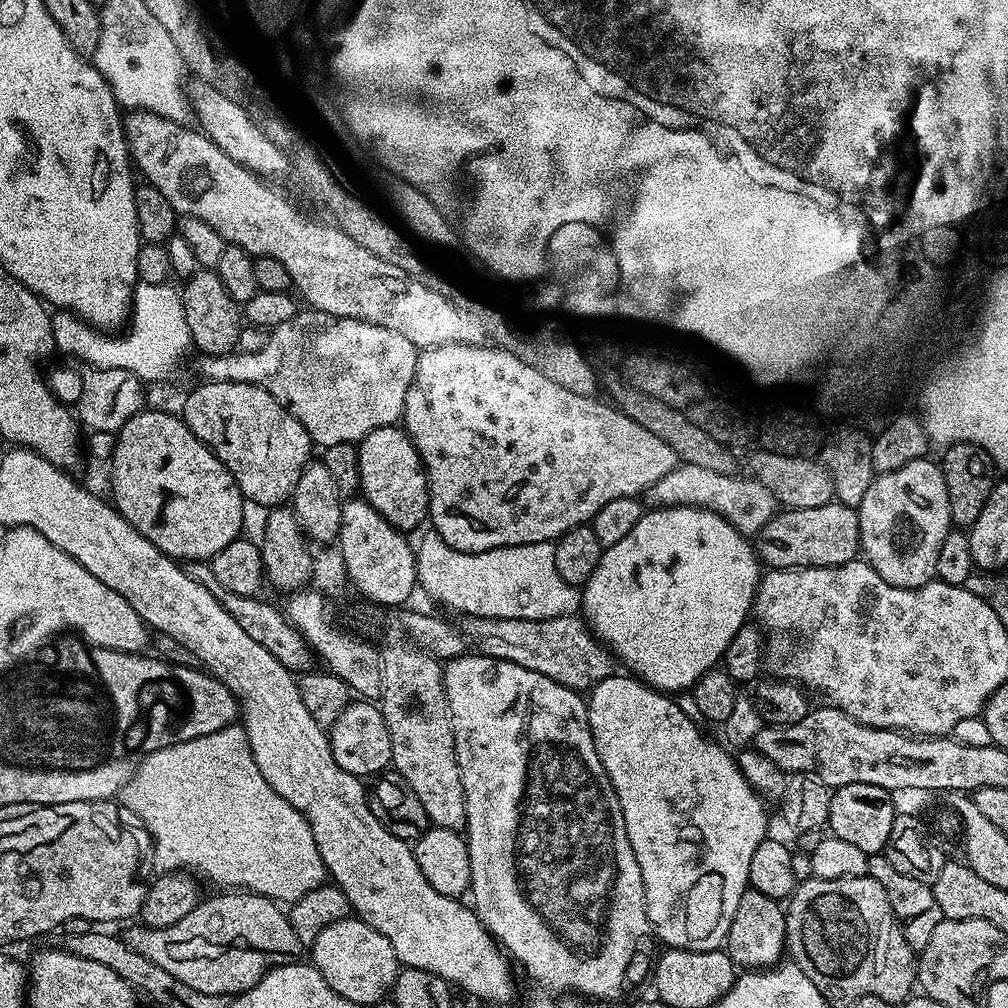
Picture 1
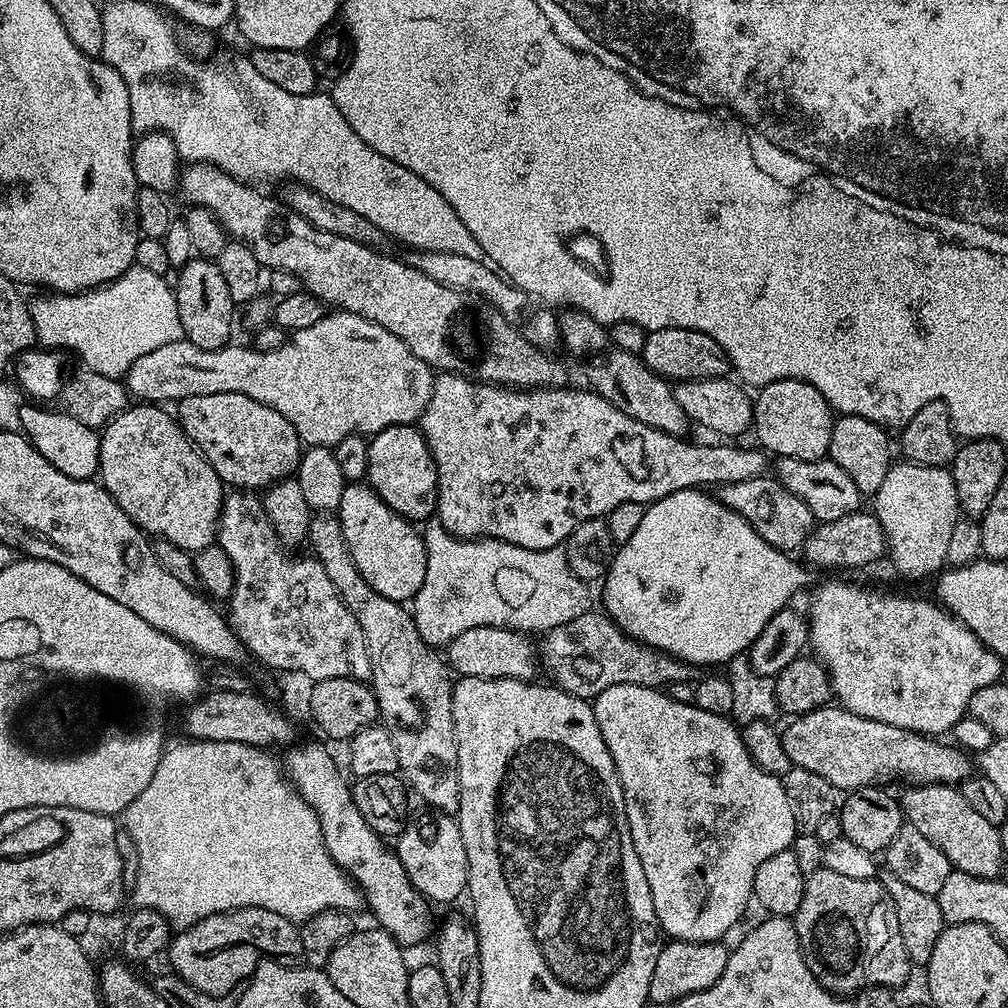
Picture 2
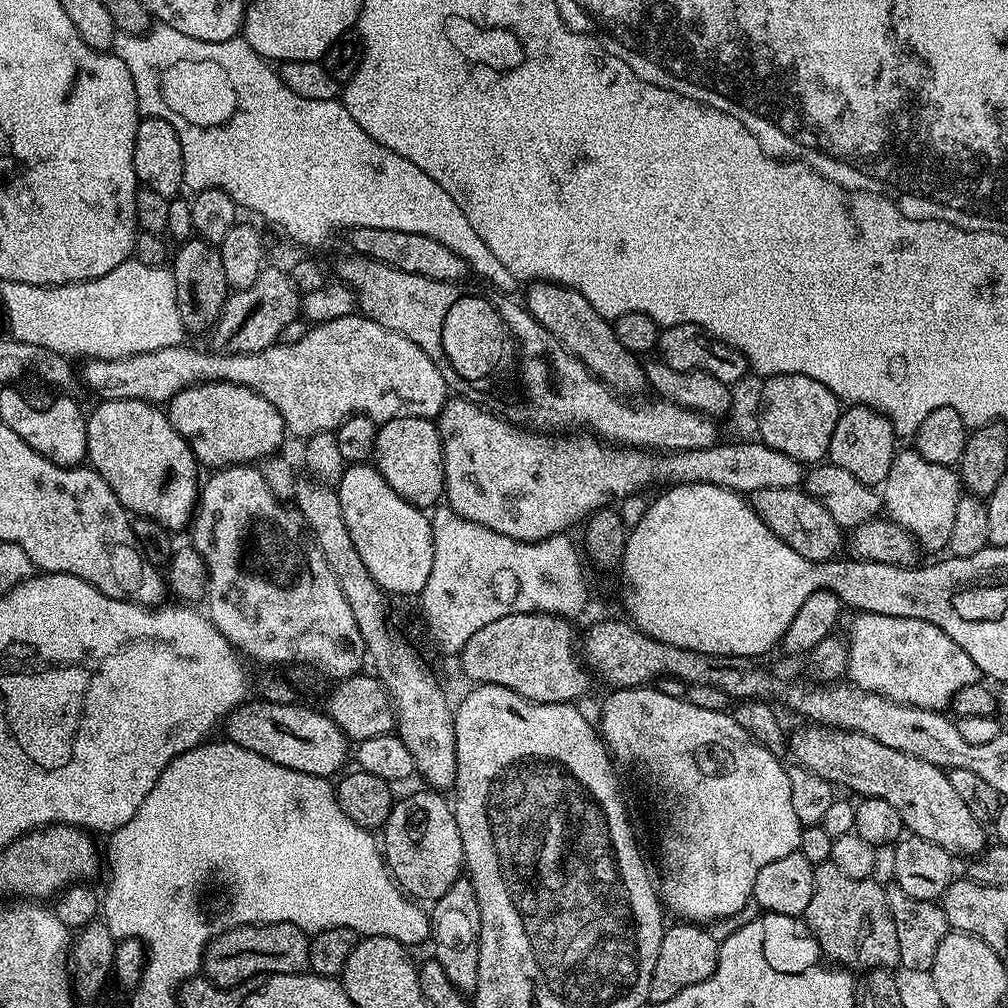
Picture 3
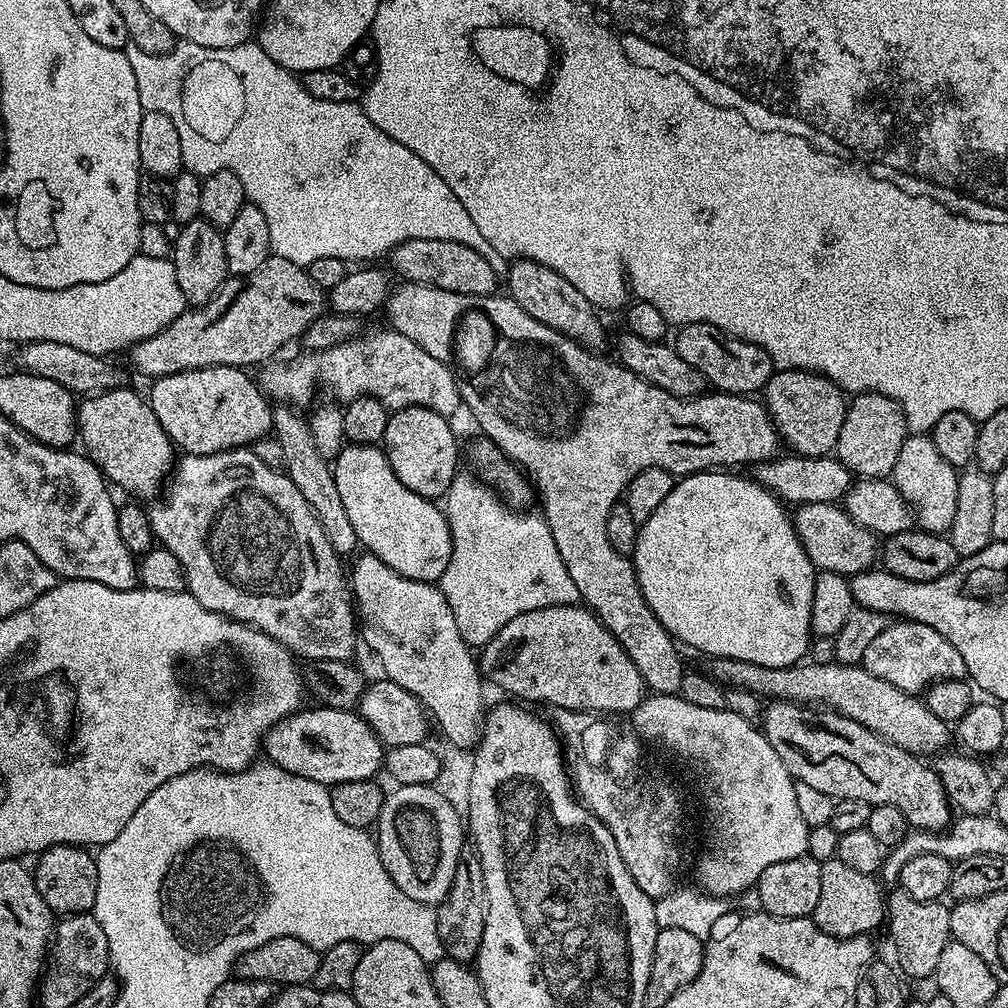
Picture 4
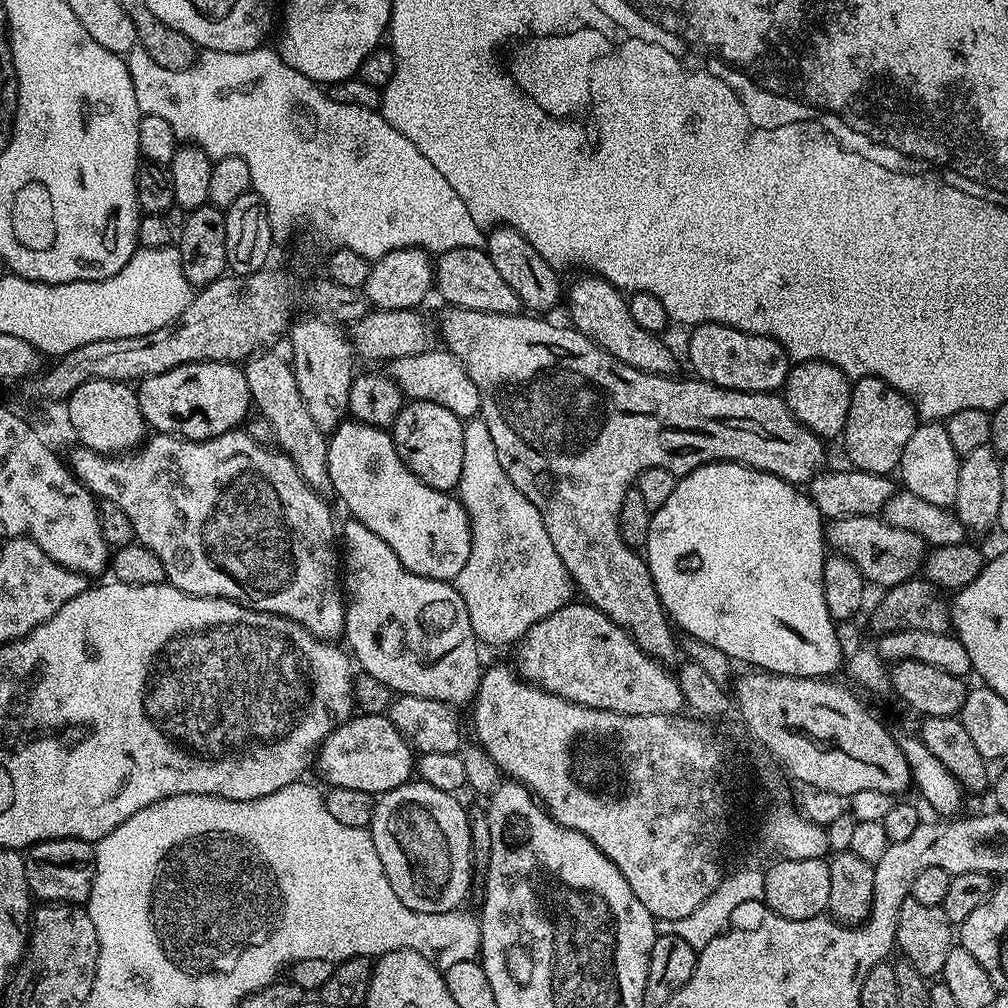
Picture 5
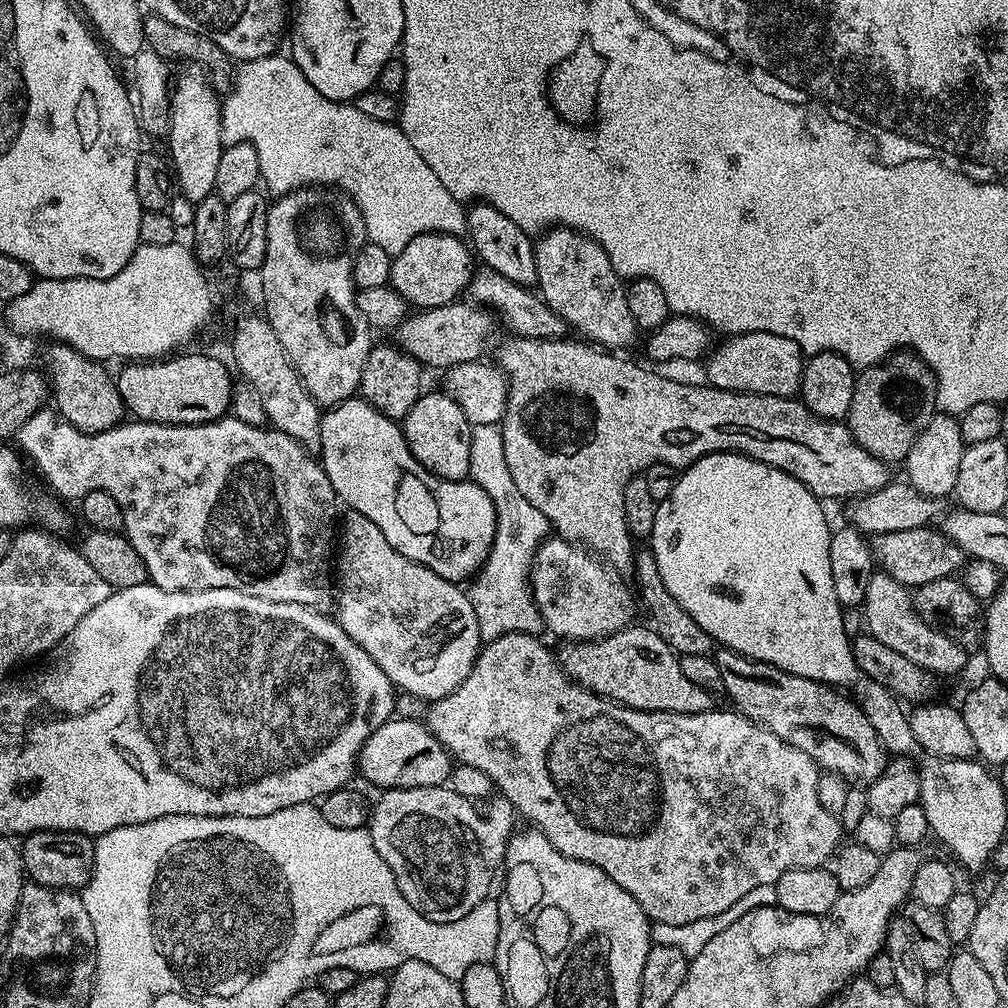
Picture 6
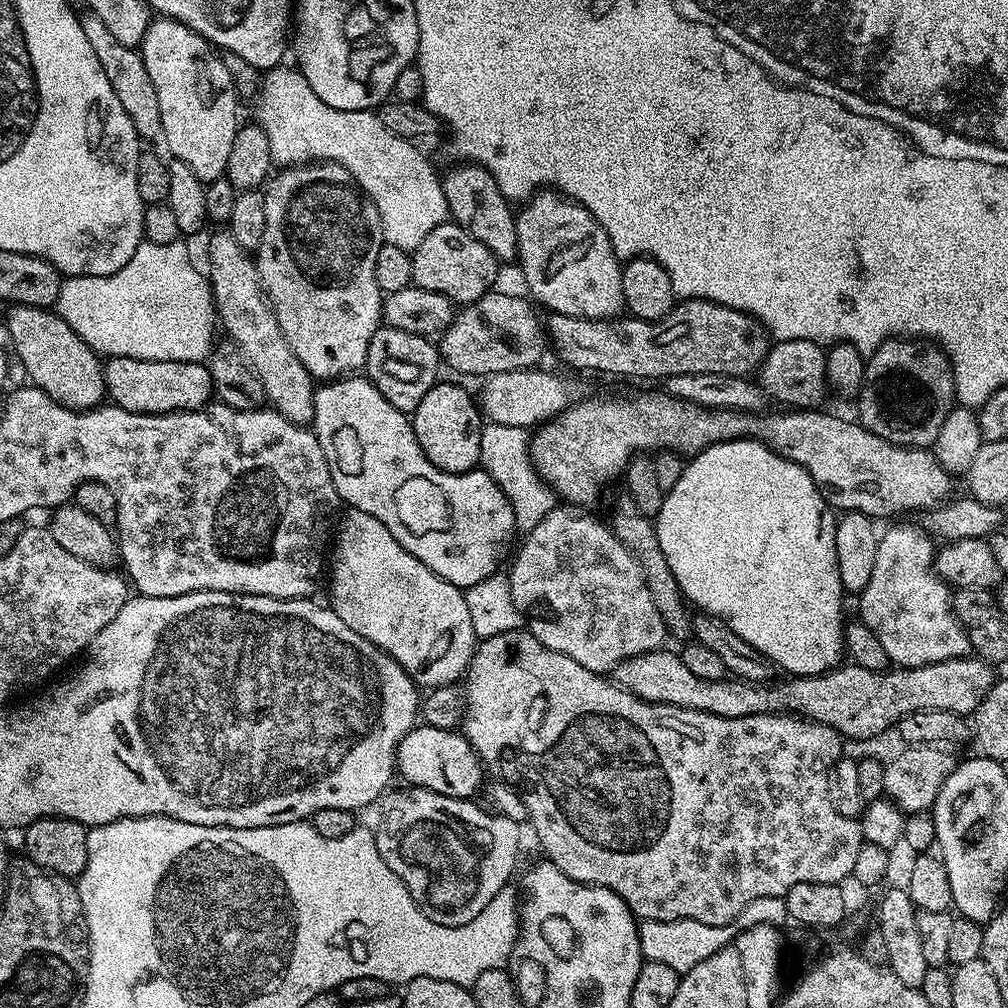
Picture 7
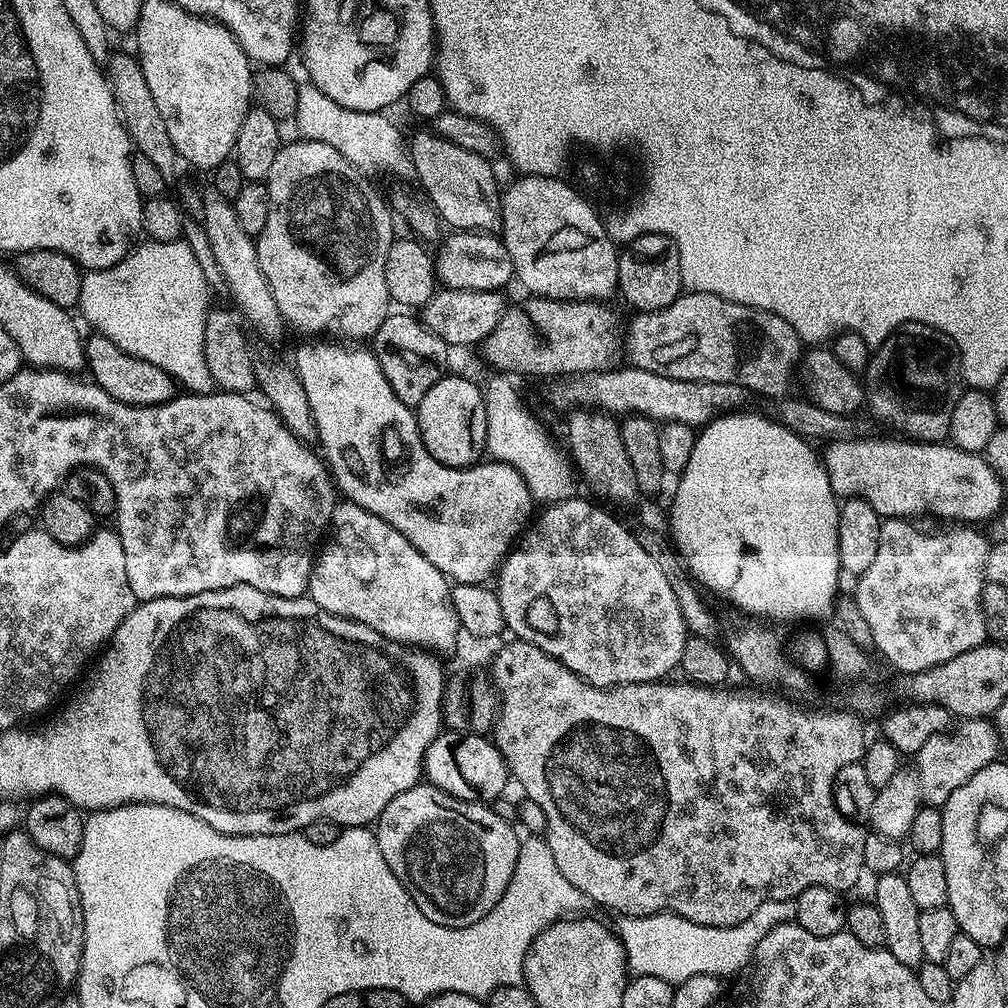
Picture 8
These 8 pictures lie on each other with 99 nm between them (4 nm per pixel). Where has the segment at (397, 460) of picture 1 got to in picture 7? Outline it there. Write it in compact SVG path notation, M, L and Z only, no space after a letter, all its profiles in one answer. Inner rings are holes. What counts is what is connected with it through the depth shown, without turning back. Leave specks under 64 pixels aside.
M437 382L418 402L416 411L411 413L412 429L422 446L422 454L438 470L443 472L471 472L480 462L482 442L482 412L477 401L464 388L456 384Z

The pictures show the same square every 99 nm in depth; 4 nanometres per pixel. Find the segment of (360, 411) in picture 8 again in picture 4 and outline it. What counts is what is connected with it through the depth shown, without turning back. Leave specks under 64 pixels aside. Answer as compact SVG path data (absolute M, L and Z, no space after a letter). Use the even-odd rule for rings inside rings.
M348 444L339 452L332 464L334 482L338 486L338 495L346 505L346 514L354 525L354 534L360 539L359 547L369 556L376 556L390 570L402 574L402 578L410 578L427 584L439 581L446 570L452 553L452 535L439 503L414 494L414 490L406 490L402 482L398 482L398 474L390 466L383 447L375 444Z

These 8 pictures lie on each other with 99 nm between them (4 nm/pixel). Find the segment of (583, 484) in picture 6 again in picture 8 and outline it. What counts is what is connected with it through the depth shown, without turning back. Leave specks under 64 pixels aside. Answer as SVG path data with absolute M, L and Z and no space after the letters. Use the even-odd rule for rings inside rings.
M836 438L827 445L828 448L822 452L824 468L828 471L830 478L830 486L836 491L837 497L855 498L857 500L865 500L870 502L870 506L874 506L876 513L881 518L917 518L916 516L937 516L940 520L956 520L952 522L976 522L972 520L989 521L997 512L1000 511L1004 500L1004 488L1000 477L996 476L988 465L983 455L967 452L961 448L957 448L951 442L941 442L939 444L921 444L917 441L907 438L892 438L896 440L852 440L853 438Z

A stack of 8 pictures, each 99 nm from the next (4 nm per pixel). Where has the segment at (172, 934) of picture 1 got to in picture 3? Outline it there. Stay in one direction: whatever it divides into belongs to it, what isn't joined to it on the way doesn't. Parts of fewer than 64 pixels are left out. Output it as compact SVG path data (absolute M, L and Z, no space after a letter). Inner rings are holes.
M286 922L245 924L239 928L229 928L204 951L202 972L219 988L239 988L247 980L264 978L269 974L302 972L308 968L309 939L309 933Z

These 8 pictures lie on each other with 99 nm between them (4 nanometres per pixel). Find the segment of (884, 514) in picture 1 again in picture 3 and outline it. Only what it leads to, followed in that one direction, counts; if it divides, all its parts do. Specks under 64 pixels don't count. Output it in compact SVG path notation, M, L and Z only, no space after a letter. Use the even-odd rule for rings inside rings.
M900 450L892 459L890 474L884 479L882 485L882 508L887 519L905 528L925 553L940 551L943 553L950 542L950 530L954 527L954 513L961 495L960 477L952 468L928 462L920 452L915 450L909 450L909 452Z

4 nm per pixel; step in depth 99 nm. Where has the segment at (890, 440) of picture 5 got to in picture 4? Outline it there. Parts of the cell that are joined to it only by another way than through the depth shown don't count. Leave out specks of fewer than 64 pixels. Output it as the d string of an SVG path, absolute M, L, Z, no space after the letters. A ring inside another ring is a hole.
M862 392L847 401L842 434L838 434L834 456L847 466L853 477L883 480L891 477L902 442L909 434L906 414L894 398L886 398L886 394L877 392Z

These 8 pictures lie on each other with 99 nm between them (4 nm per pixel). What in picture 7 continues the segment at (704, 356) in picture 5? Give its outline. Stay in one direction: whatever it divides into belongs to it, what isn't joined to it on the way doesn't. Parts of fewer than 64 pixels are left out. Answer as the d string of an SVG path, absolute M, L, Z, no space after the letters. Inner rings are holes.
M781 340L769 347L768 355L758 369L758 383L760 389L773 401L778 400L779 405L787 406L792 410L816 410L821 407L824 395L830 392L828 375L826 374L826 352L821 345L812 340Z

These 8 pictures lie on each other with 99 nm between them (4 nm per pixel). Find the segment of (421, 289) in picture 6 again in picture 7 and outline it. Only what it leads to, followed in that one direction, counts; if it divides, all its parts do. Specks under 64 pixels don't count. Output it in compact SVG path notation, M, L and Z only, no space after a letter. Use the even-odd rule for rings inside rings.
M445 222L434 226L422 246L418 246L412 257L412 284L422 290L434 290L452 300L453 305L473 304L493 287L496 280L498 261L486 245L470 235L465 228L455 222Z

